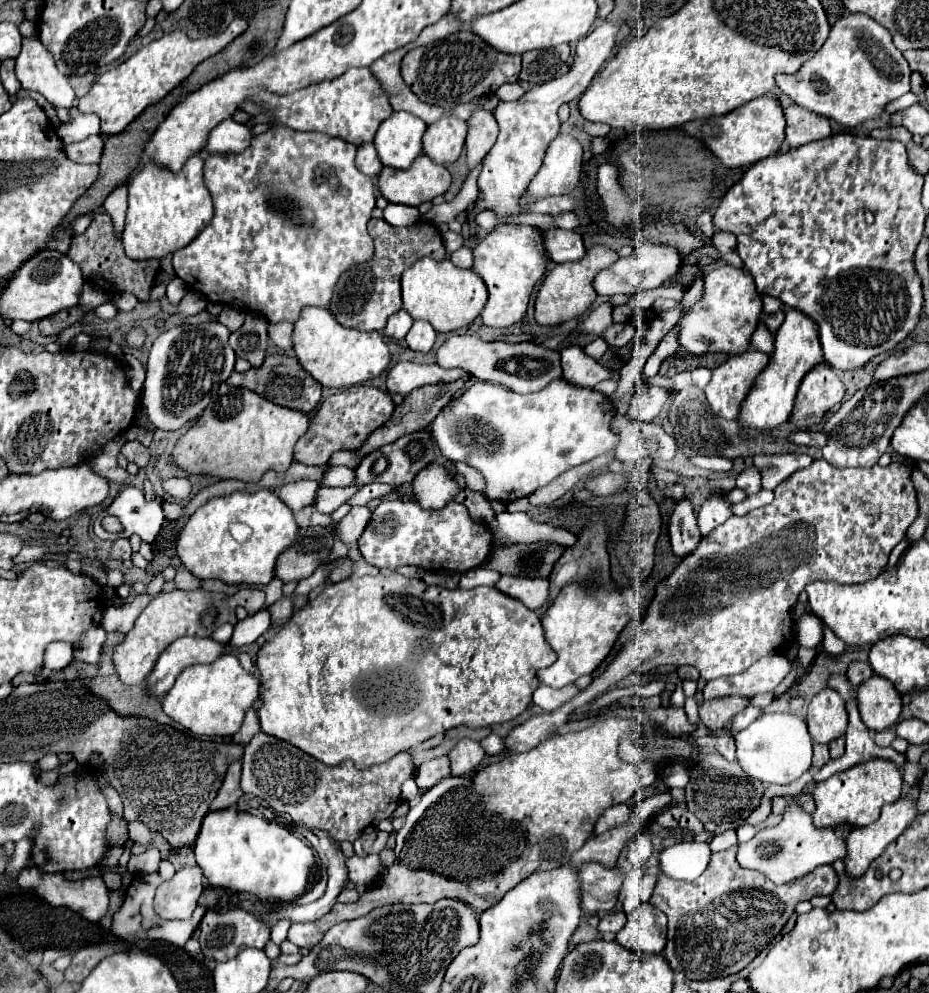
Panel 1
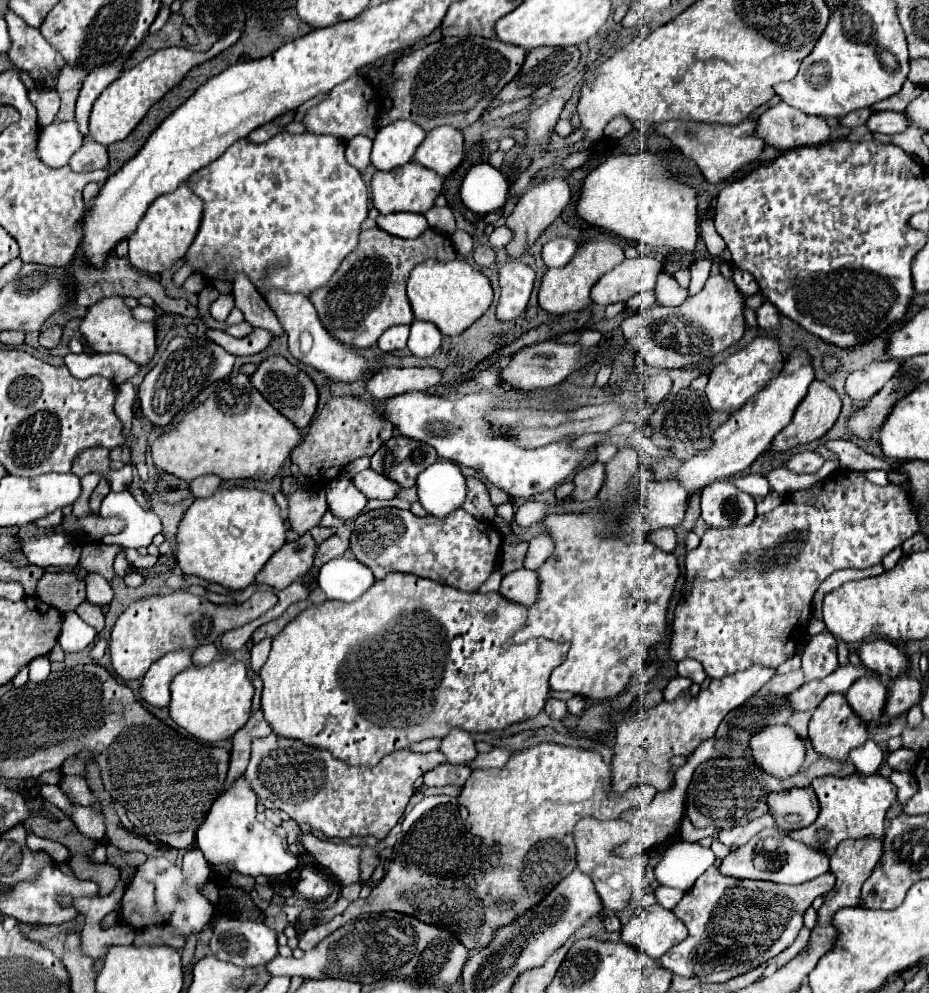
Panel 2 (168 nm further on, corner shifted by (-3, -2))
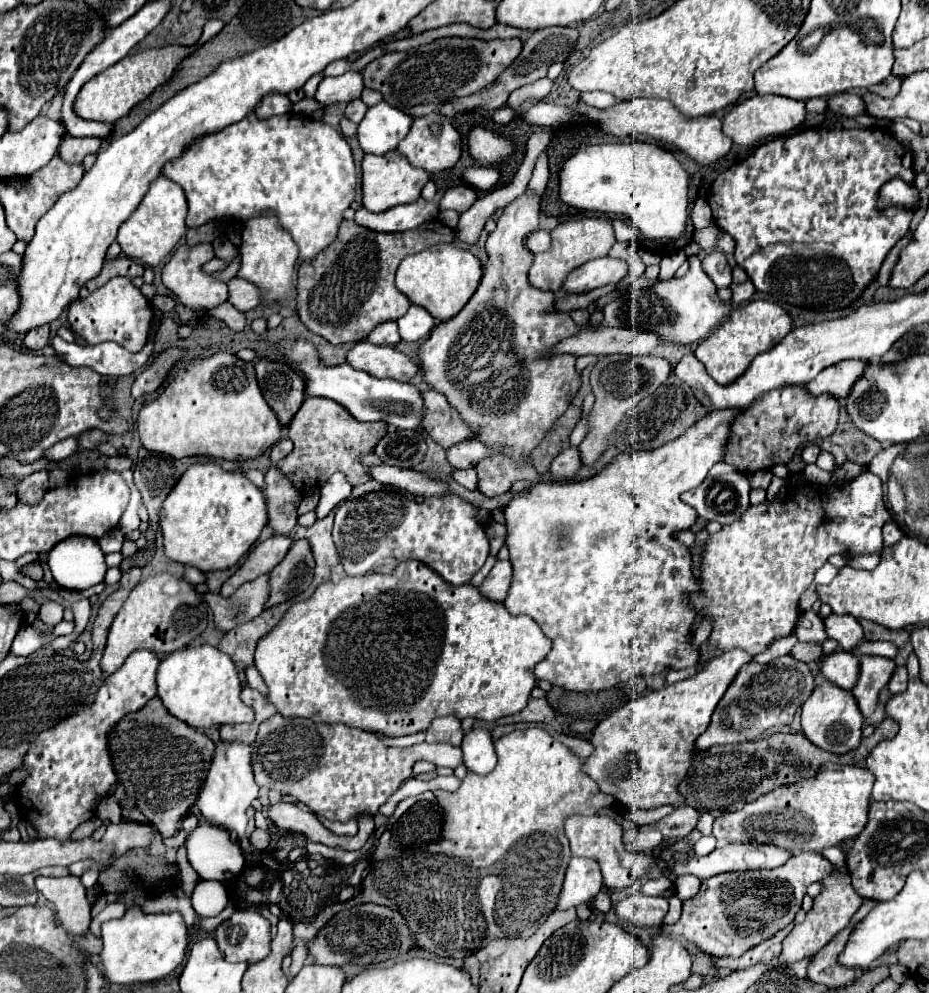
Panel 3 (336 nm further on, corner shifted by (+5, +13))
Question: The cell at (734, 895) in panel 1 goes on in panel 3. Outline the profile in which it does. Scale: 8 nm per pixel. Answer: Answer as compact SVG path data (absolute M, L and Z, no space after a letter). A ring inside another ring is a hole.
M800 853L800 855L794 855L786 865L776 869L720 873L718 877L710 877L702 881L700 891L692 899L686 899L682 903L682 917L678 919L678 923L662 925L660 931L666 935L682 935L686 941L694 943L708 957L740 957L748 949L774 937L780 929L792 923L796 911L802 905L802 897L806 895L806 887L810 883L822 881L830 873L830 869L832 869L832 863L820 853Z

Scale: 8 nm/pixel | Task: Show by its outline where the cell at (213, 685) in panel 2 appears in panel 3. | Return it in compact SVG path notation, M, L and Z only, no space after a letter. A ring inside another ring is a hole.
M196 645L166 655L156 673L158 697L164 707L180 721L190 723L196 729L206 729L224 723L250 723L254 721L252 707L246 707L240 699L242 681L230 655L212 645Z

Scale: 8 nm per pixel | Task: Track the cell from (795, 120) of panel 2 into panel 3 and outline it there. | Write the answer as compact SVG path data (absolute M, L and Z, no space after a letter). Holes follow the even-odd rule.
M754 95L742 103L738 103L724 119L722 131L734 139L734 143L740 145L756 145L764 143L772 137L786 135L798 127L802 127L806 121L806 105L802 101L794 101L790 97L778 97L778 95Z

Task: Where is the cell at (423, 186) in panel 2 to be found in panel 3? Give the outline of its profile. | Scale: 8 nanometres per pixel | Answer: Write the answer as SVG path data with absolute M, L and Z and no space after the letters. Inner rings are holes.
M390 151L386 155L364 155L362 159L362 205L368 211L380 213L394 205L418 201L420 191L428 181L430 181L430 173L426 173L420 167L410 165L410 161L398 151Z

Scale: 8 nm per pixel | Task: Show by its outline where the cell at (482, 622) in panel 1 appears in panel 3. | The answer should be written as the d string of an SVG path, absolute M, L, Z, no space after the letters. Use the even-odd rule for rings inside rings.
M406 559L396 565L392 573L366 573L362 577L342 577L340 581L326 581L322 583L314 595L306 601L294 603L282 617L282 621L266 633L256 647L256 669L264 677L264 683L268 687L268 701L276 707L276 711L282 717L308 717L318 723L344 723L348 727L356 727L362 731L370 731L376 735L384 737L402 737L418 731L426 731L432 719L440 715L456 715L458 719L474 717L474 719L484 719L484 721L494 721L504 715L514 715L522 711L530 699L532 689L536 687L536 677L534 677L534 667L540 663L552 649L550 639L542 633L540 625L526 615L510 615L504 607L504 603L496 603L492 599L486 599L478 587L466 583L466 585L450 585L444 581L438 573L434 573L428 565L416 561L416 559Z

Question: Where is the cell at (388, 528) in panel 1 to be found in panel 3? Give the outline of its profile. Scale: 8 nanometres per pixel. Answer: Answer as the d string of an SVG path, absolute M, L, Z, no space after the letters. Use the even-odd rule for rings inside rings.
M382 489L338 505L334 543L346 575L368 571L390 573L402 559L418 559L452 585L470 583L490 555L486 531L476 521L476 509L454 493L426 497L422 503L396 489Z

